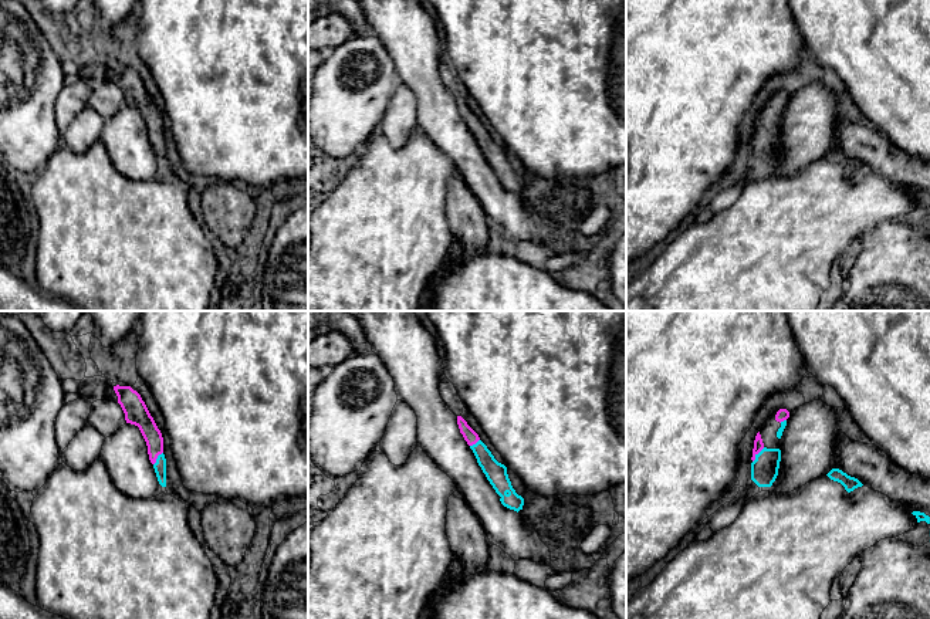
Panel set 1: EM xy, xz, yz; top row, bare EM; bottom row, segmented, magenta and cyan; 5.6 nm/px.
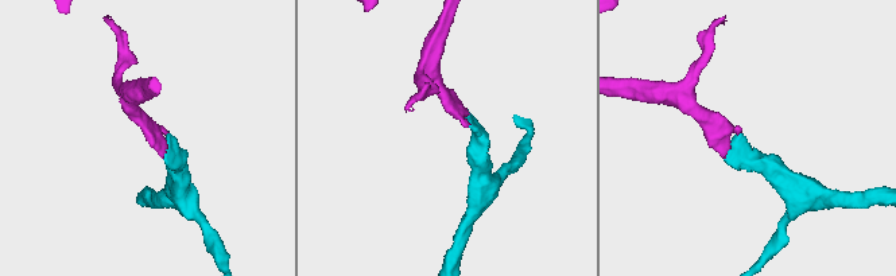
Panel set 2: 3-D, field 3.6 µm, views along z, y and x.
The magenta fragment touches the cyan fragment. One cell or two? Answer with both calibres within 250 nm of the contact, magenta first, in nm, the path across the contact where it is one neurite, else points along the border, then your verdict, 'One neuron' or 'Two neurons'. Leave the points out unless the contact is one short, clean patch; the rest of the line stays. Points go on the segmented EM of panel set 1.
Thickness 60 nm (magenta) against 160 nm. Path across: yz (758, 445), (757, 453), (764, 460), (764, 469). One neuron

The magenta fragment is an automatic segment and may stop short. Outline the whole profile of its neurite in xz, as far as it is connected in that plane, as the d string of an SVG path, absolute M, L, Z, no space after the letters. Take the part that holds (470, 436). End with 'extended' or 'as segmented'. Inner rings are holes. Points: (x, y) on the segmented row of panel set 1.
M457 416L457 424L464 440L473 450L477 463L486 474L487 480L496 493L501 497L501 504L517 513L523 510L524 498L518 495L513 488L507 474L507 467L494 459L487 446L480 440L478 434L467 424L461 416Z | extended

